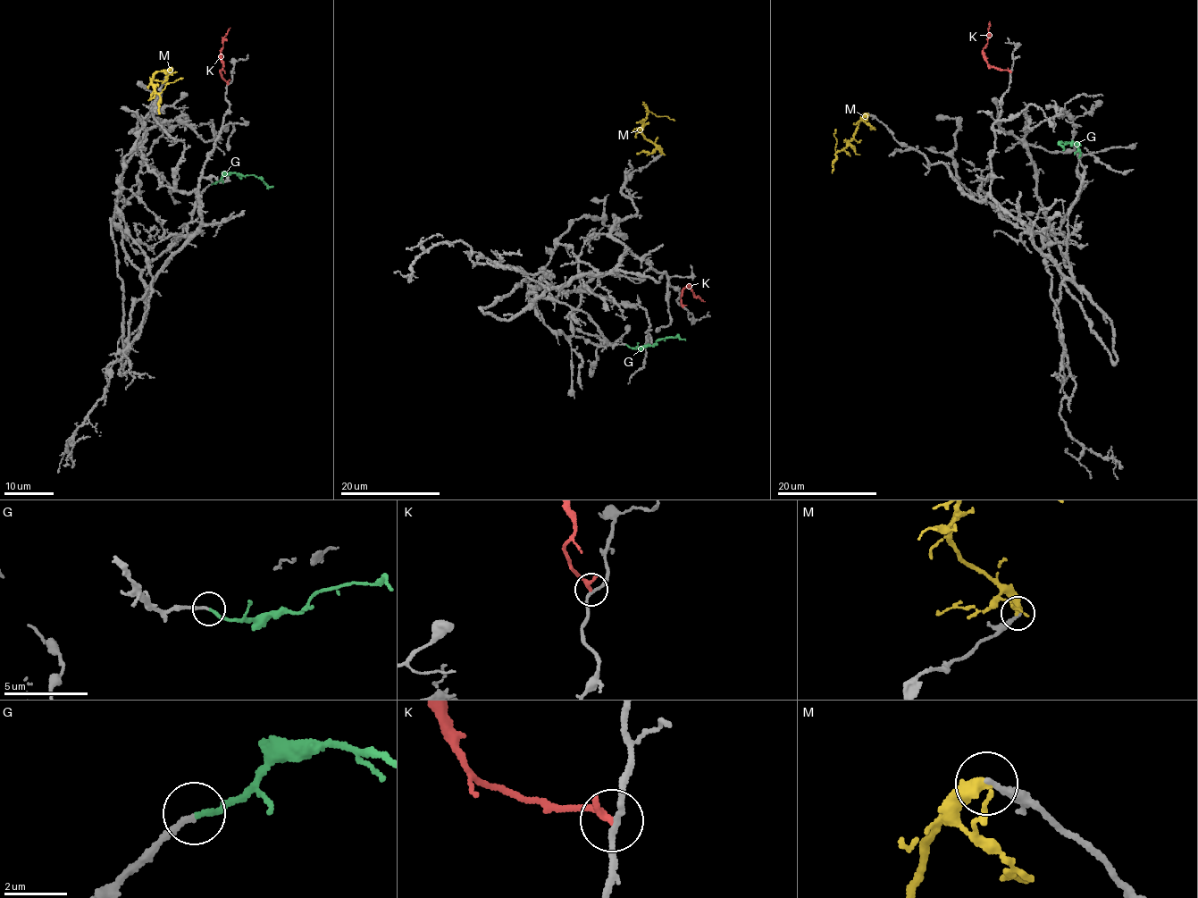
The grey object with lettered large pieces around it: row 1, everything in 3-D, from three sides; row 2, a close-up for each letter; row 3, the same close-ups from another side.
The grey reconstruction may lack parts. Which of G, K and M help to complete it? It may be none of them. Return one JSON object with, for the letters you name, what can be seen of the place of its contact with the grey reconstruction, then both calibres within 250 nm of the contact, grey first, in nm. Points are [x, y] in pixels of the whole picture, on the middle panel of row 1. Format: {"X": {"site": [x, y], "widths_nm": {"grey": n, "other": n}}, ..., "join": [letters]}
{"G": {"site": [625, 345], "widths_nm": {"grey": 180, "other": 190}}, "join": ["G"]}

